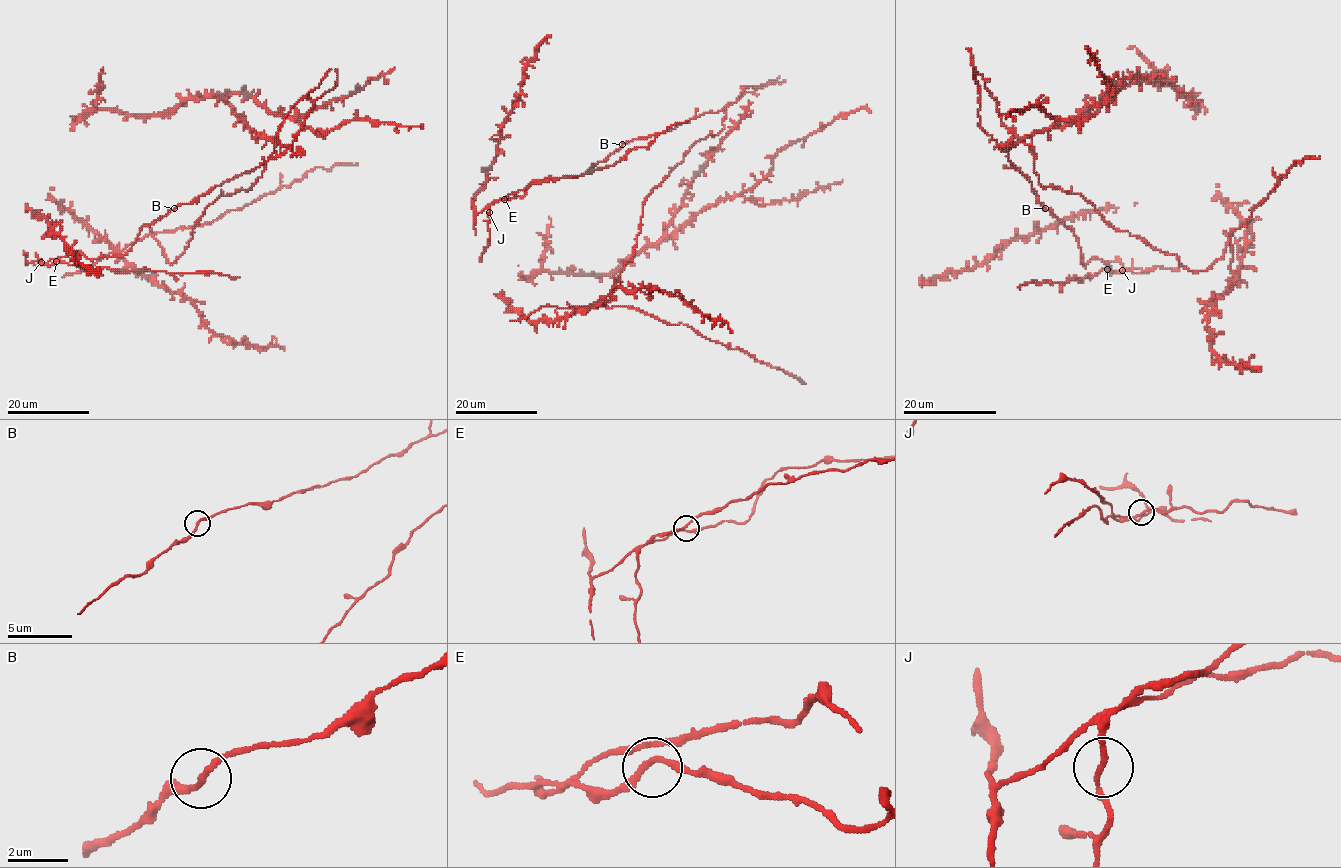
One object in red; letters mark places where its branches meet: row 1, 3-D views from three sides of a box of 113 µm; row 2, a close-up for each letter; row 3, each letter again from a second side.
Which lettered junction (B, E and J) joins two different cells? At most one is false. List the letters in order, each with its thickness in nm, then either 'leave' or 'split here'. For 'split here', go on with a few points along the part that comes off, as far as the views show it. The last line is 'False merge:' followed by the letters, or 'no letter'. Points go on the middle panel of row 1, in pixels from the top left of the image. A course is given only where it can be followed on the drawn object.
B: calibre 180 nm; leave
E: calibre 190 nm; leave
J: calibre 160 nm; leave
False merge: no letter

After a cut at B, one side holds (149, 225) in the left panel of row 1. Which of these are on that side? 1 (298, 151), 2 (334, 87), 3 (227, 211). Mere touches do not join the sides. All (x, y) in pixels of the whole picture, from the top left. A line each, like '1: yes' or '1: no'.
1: yes
2: no
3: yes

